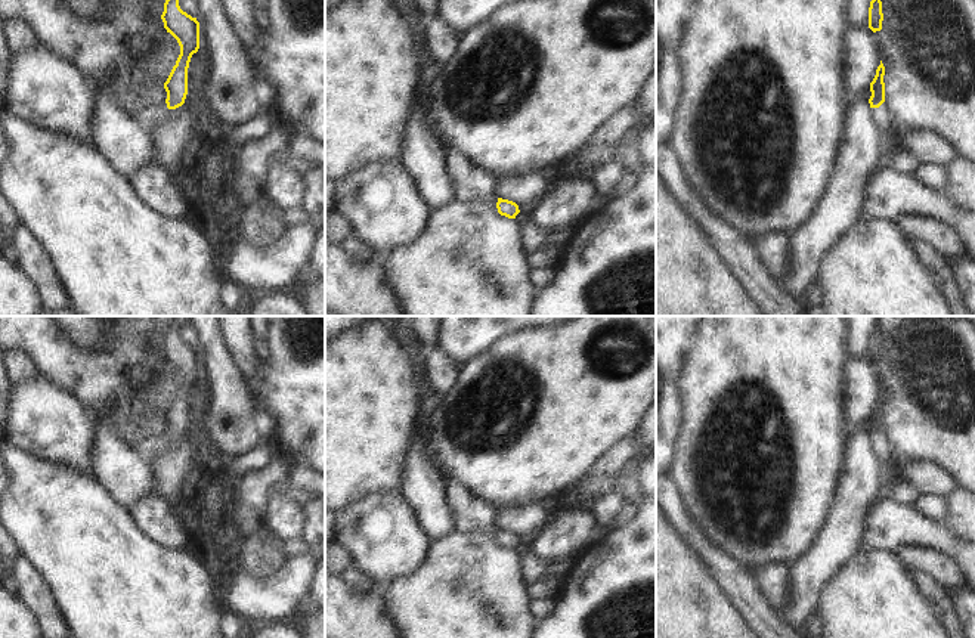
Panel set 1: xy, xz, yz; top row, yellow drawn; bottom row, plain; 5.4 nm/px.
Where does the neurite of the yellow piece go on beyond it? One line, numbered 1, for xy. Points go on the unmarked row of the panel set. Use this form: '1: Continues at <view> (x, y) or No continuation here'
1: Continues at xy (146, 451).

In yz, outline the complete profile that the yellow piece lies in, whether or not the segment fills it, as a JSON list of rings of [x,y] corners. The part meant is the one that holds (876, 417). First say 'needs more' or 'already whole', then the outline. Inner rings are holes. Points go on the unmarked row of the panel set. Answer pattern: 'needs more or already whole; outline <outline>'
needs more; outline [[[880,391],[880,396],[876,400],[876,406],[873,412],[870,414],[870,422],[872,427],[869,430],[870,439],[872,439],[872,447],[878,458],[882,461],[888,461],[892,458],[891,447],[889,447],[889,439],[885,434],[885,397]]]

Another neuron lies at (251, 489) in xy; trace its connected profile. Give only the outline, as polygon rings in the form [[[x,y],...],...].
[[[284,458],[270,461],[254,473],[247,473],[235,480],[236,505],[233,523],[244,536],[248,536],[263,520],[267,504],[267,490],[288,478],[290,462]]]

